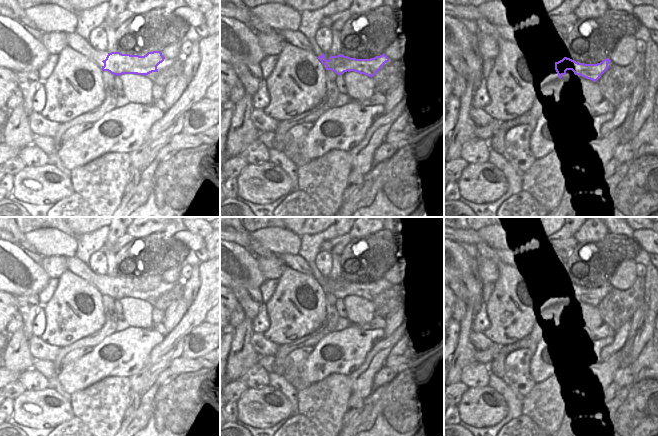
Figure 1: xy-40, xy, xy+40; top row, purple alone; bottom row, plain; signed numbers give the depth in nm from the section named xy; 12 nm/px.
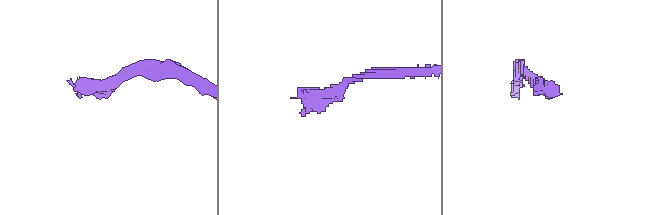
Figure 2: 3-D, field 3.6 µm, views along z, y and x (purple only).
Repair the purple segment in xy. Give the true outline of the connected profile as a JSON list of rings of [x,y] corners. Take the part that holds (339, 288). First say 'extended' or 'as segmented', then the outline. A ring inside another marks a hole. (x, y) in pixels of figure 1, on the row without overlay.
extended; [[[324,276],[317,282],[321,285],[326,294],[332,294],[337,299],[342,299],[347,295],[354,295],[371,302],[389,285],[389,282],[384,277],[370,283],[356,283],[342,278],[332,280],[329,276]]]

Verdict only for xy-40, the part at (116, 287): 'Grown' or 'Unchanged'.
Grown

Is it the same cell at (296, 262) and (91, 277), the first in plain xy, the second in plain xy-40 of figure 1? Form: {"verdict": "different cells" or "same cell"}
{"verdict": "same cell"}

